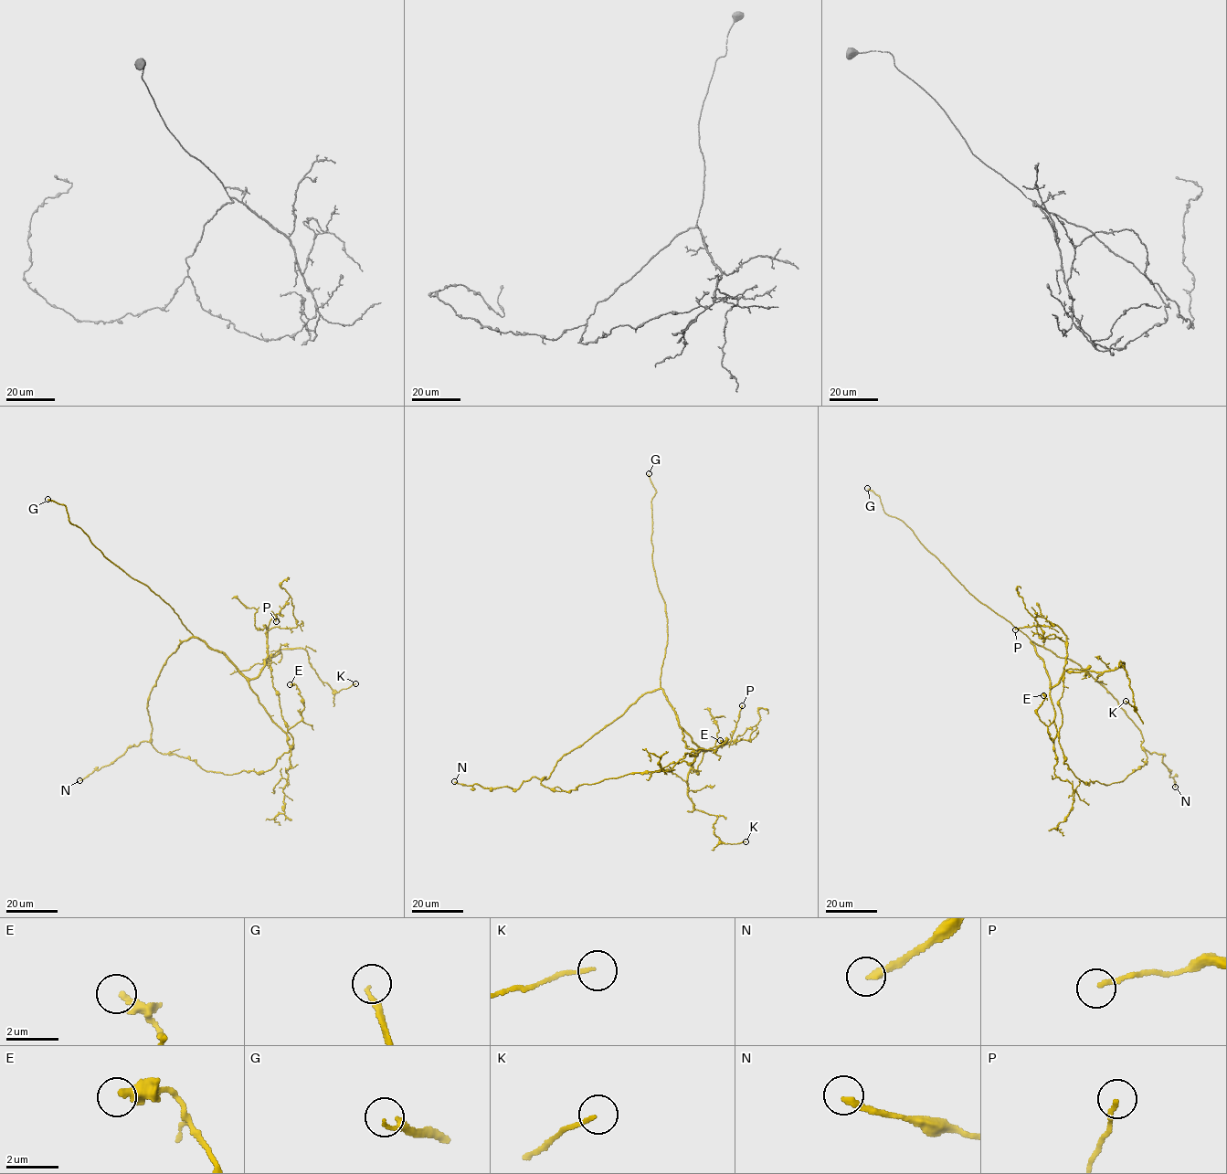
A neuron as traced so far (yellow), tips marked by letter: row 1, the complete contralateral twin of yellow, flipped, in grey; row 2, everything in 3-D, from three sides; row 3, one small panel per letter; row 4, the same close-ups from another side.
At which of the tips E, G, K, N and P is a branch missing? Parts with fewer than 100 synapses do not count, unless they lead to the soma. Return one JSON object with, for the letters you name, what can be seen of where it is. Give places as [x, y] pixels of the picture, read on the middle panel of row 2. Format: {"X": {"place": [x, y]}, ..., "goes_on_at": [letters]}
{"G": {"place": [649, 473]}, "N": {"place": [454, 781]}, "goes_on_at": ["G", "N"]}

